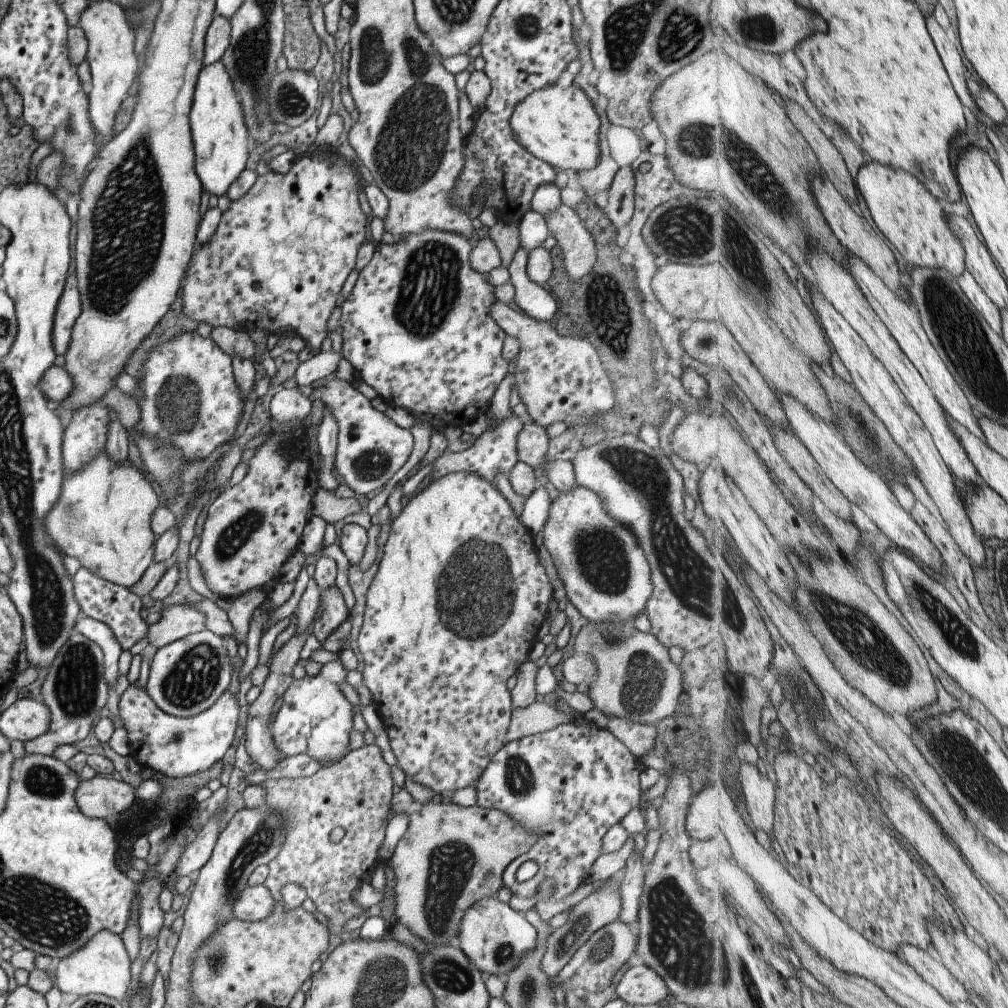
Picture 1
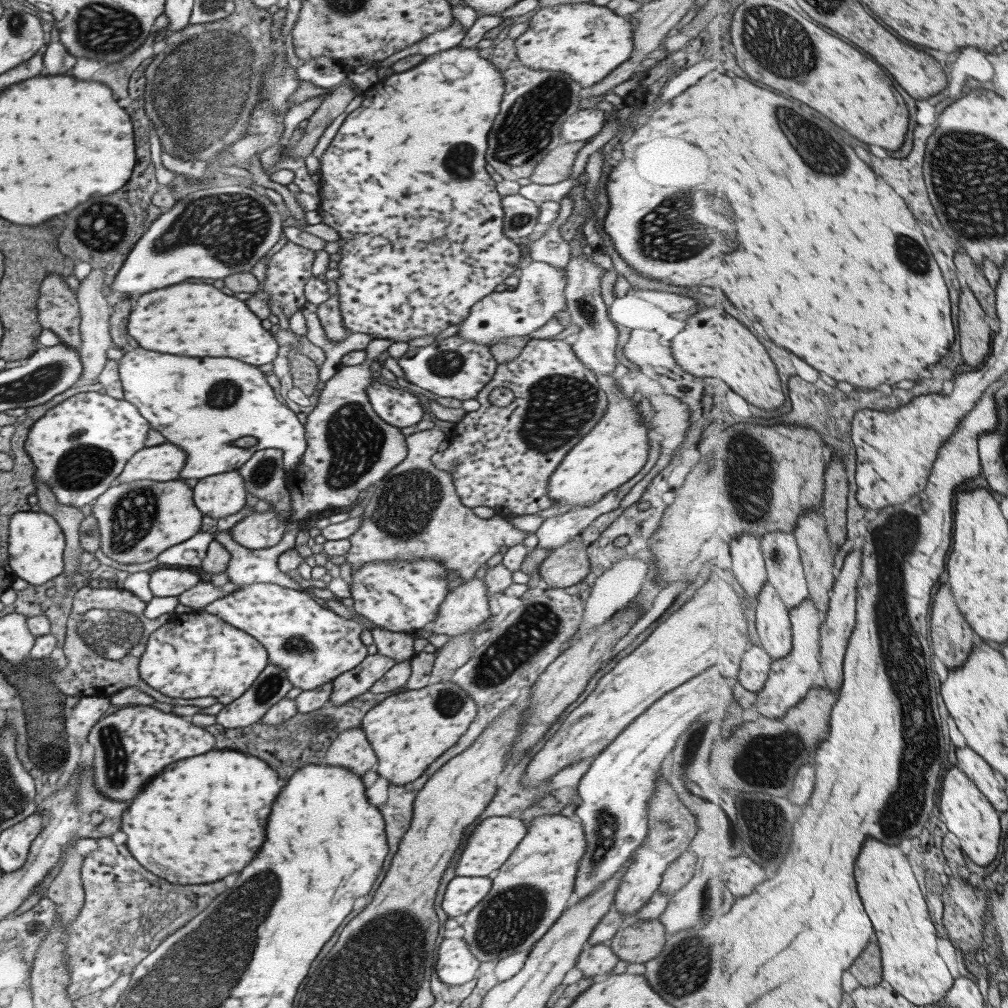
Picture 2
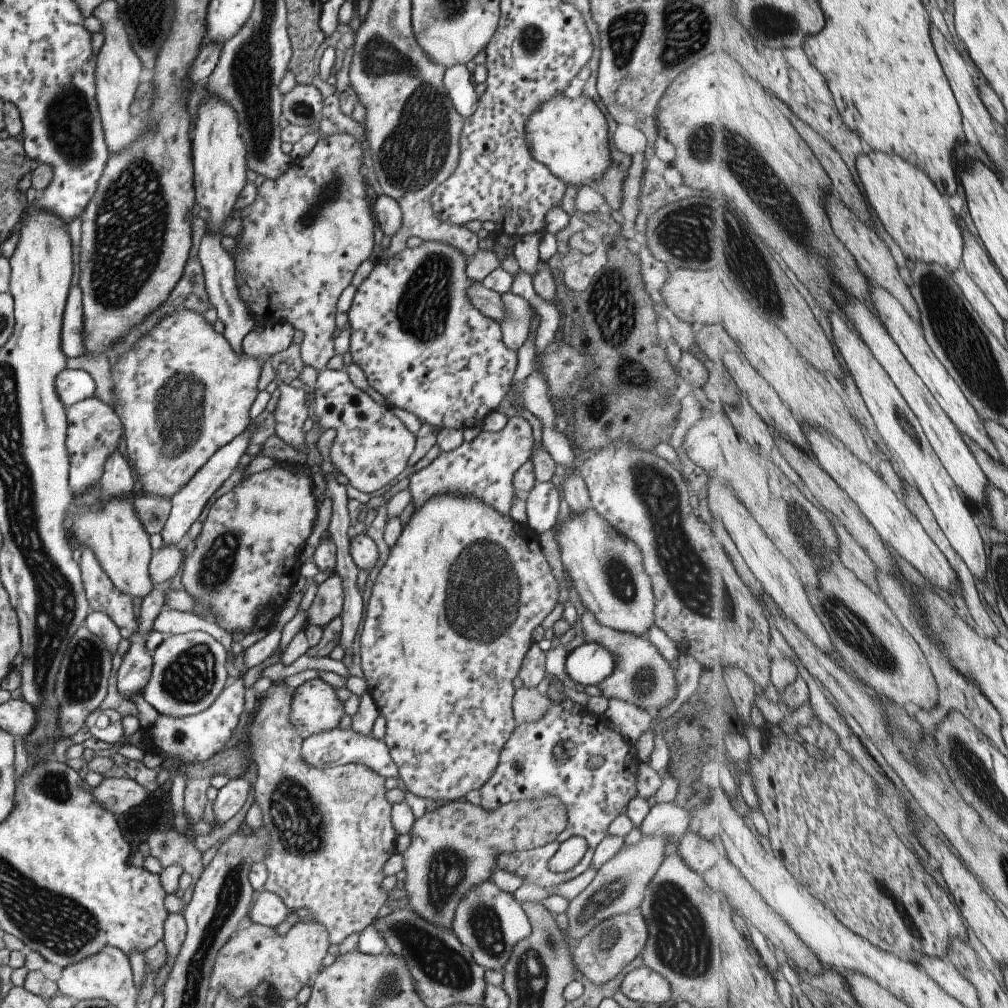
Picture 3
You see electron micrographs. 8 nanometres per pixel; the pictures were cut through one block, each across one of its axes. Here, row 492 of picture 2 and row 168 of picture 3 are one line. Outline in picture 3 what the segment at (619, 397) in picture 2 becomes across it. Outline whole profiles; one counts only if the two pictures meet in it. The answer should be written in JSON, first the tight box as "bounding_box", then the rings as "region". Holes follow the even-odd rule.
{"bounding_box":[525,96,612,188],"region":[[[557,96],[555,100],[545,102],[541,108],[537,108],[535,114],[525,120],[525,142],[529,146],[531,156],[545,166],[553,176],[557,176],[564,186],[571,185],[575,188],[585,186],[593,180],[598,180],[601,174],[609,168],[612,163],[608,148],[608,126],[603,113],[597,108],[595,102],[586,96],[581,98],[568,98]]]}

